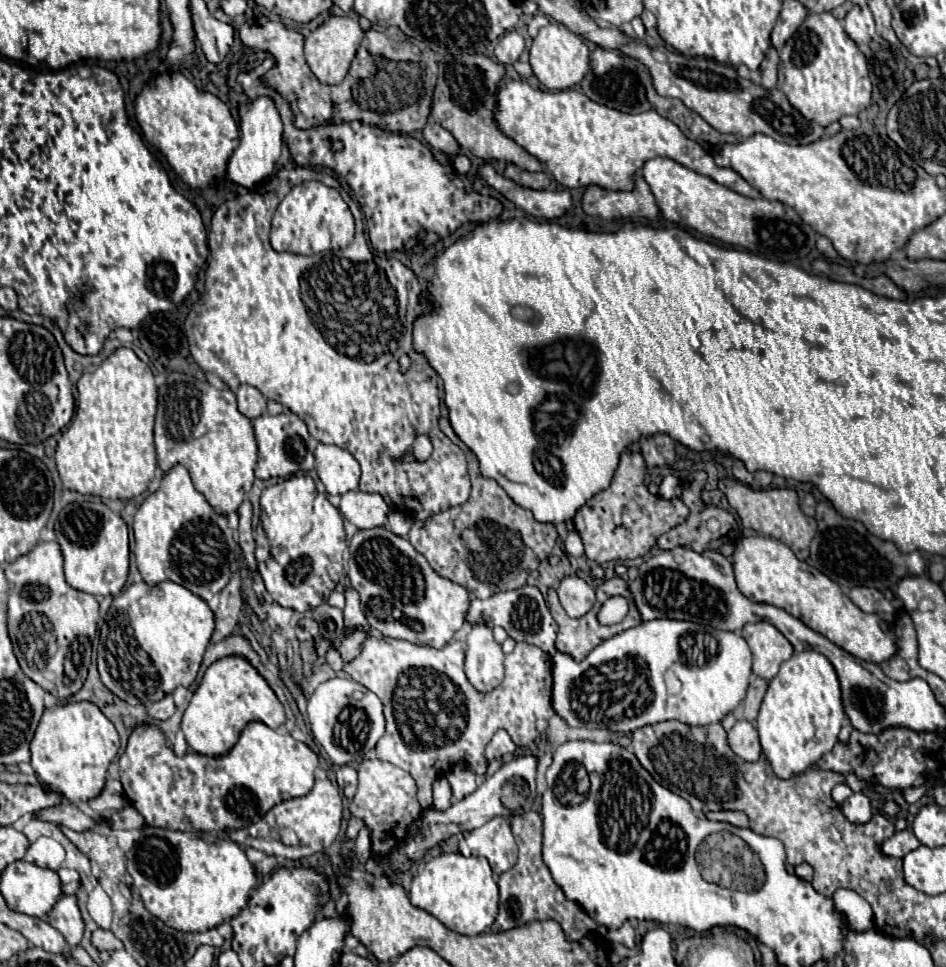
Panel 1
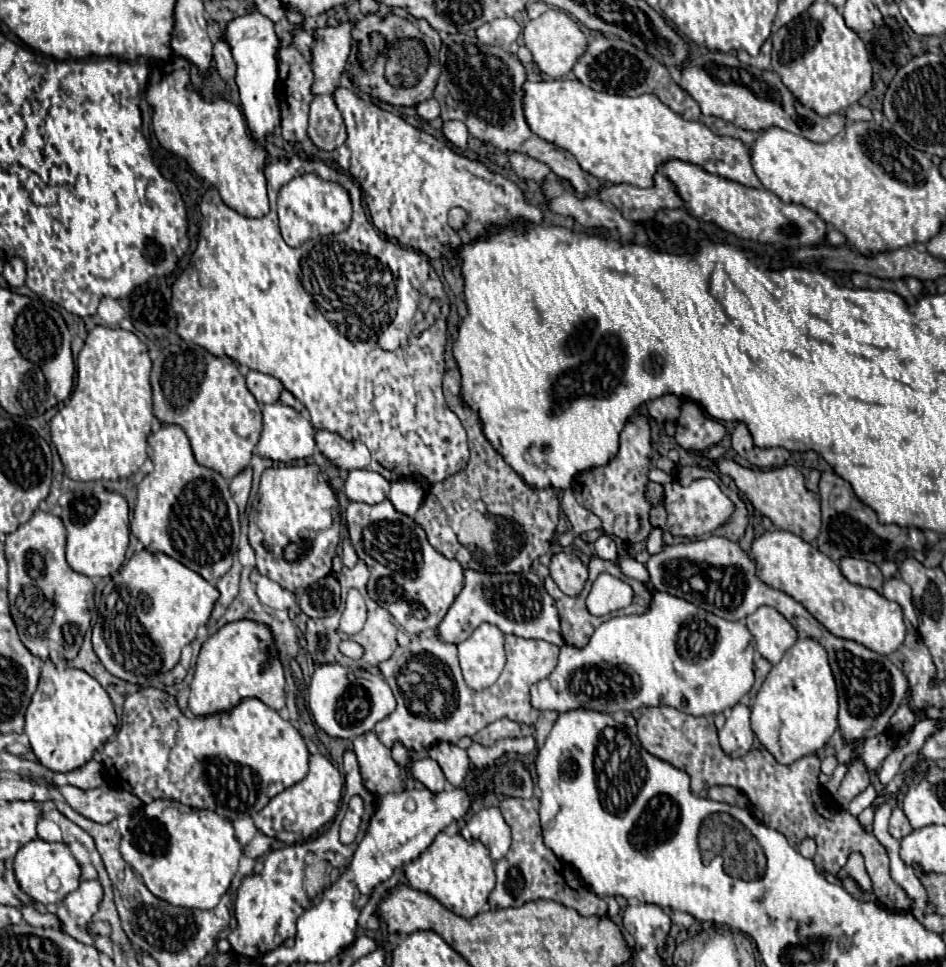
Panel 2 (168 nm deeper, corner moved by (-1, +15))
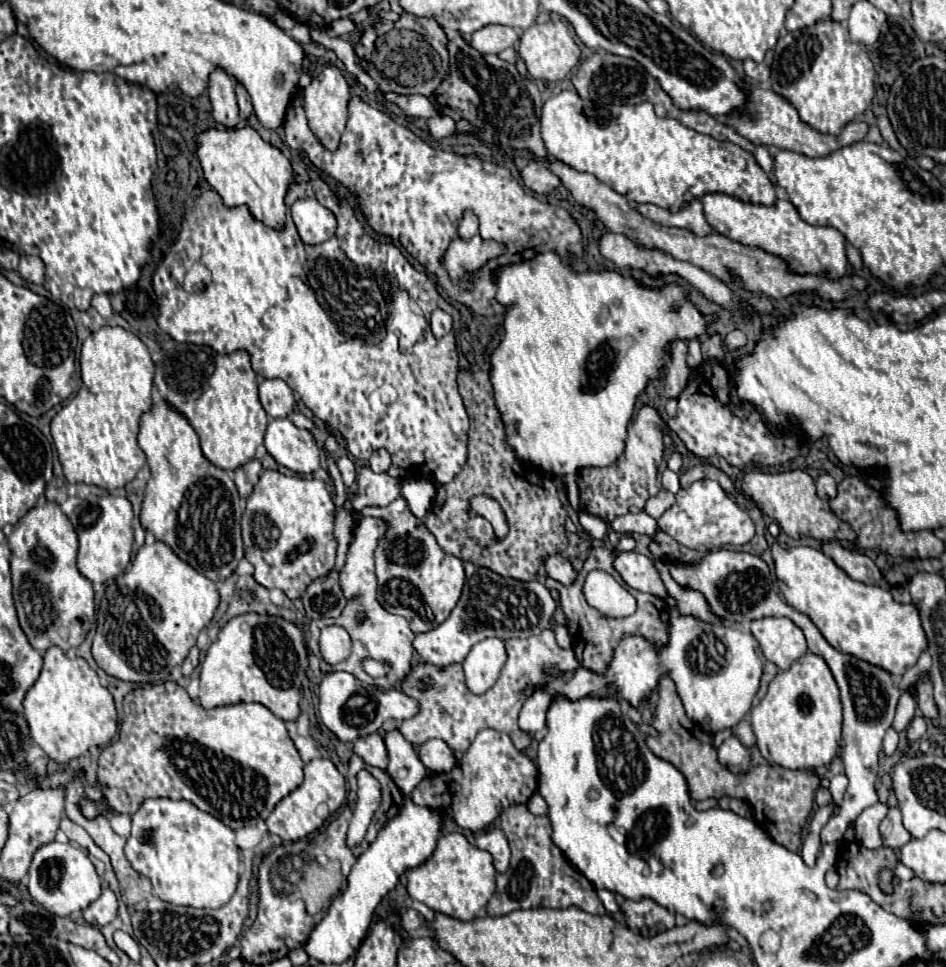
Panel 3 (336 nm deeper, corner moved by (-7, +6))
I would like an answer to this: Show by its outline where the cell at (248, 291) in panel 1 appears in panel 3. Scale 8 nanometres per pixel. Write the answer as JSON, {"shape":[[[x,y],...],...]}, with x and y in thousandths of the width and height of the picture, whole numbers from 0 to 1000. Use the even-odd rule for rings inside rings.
{"shape":[[[327,186],[327,188],[322,188],[322,190],[314,190],[314,188],[308,188],[308,190],[305,190],[305,199],[303,199],[303,205],[301,205],[301,211],[302,211],[302,214],[303,214],[303,222],[302,222],[302,224],[303,224],[303,226],[302,226],[302,228],[301,228],[301,234],[299,234],[299,236],[297,236],[297,238],[291,238],[291,236],[284,236],[284,234],[280,234],[280,232],[276,232],[276,230],[270,230],[270,225],[267,225],[267,223],[265,223],[265,221],[263,221],[263,217],[261,217],[261,215],[259,215],[259,213],[251,213],[251,215],[238,215],[238,213],[236,213],[236,209],[234,209],[234,203],[232,203],[232,201],[229,201],[229,199],[227,199],[227,196],[219,196],[219,199],[215,199],[215,203],[212,203],[212,205],[208,205],[208,207],[206,207],[206,209],[204,209],[204,211],[202,211],[202,215],[200,215],[200,217],[198,217],[198,221],[196,221],[196,228],[193,228],[193,232],[191,232],[191,240],[189,240],[189,246],[187,246],[187,250],[185,250],[185,252],[181,252],[181,256],[179,256],[179,261],[177,261],[177,265],[174,265],[174,267],[172,267],[172,271],[170,271],[170,273],[168,273],[168,277],[166,277],[166,281],[164,281],[164,285],[162,285],[162,296],[164,296],[164,302],[166,302],[166,312],[168,312],[168,327],[166,327],[166,335],[168,335],[168,339],[170,339],[170,341],[172,341],[172,343],[177,343],[177,345],[179,345],[179,347],[181,347],[181,350],[183,350],[183,352],[187,352],[187,354],[200,354],[200,356],[215,356],[215,358],[221,358],[221,360],[225,360],[225,362],[227,362],[227,364],[232,364],[232,366],[244,366],[244,364],[251,364],[251,362],[259,362],[259,364],[263,364],[263,368],[265,368],[265,378],[267,378],[267,383],[270,383],[270,385],[272,385],[272,387],[276,387],[276,389],[278,389],[278,391],[297,391],[297,393],[299,393],[299,395],[303,395],[303,399],[305,399],[305,401],[308,401],[308,403],[310,403],[310,405],[312,405],[312,407],[316,407],[316,412],[318,412],[318,414],[320,414],[320,416],[322,416],[322,420],[325,420],[325,422],[327,422],[327,424],[329,424],[329,426],[331,426],[331,428],[333,428],[333,430],[335,430],[335,432],[339,432],[339,434],[341,434],[341,436],[344,436],[344,438],[346,438],[346,441],[348,441],[348,443],[350,443],[350,445],[356,445],[356,447],[358,447],[358,449],[360,449],[360,451],[363,451],[363,453],[365,453],[365,457],[367,457],[367,465],[369,465],[369,467],[371,467],[371,469],[373,469],[373,472],[375,472],[375,474],[379,474],[379,476],[388,476],[388,474],[390,474],[390,469],[392,469],[392,467],[394,467],[394,465],[401,465],[401,463],[407,463],[407,465],[409,465],[409,467],[411,467],[411,469],[413,469],[413,476],[415,476],[415,482],[420,482],[420,484],[424,484],[424,486],[428,486],[428,488],[413,488],[413,492],[418,492],[418,494],[424,494],[424,496],[432,496],[432,494],[453,494],[453,492],[456,492],[456,494],[453,494],[453,496],[460,496],[460,498],[462,498],[462,501],[475,501],[475,498],[479,498],[479,494],[481,494],[481,492],[483,492],[483,490],[485,490],[485,488],[487,488],[487,486],[489,486],[489,482],[492,482],[492,480],[494,480],[494,472],[496,472],[496,469],[494,469],[494,447],[496,447],[496,432],[494,432],[494,426],[492,426],[492,420],[489,420],[489,414],[487,414],[487,410],[485,410],[485,405],[483,405],[483,395],[481,395],[481,391],[483,391],[483,360],[481,360],[481,345],[479,345],[479,343],[477,343],[477,345],[473,345],[473,347],[468,347],[468,350],[464,350],[464,352],[462,352],[462,350],[458,350],[458,347],[449,347],[449,350],[448,350],[448,342],[449,342],[449,340],[450,340],[450,338],[451,338],[451,337],[452,337],[452,335],[453,335],[453,331],[455,331],[455,327],[456,327],[456,324],[457,324],[457,323],[458,323],[458,321],[460,321],[460,319],[466,319],[466,321],[470,321],[470,323],[475,323],[475,325],[477,325],[477,327],[479,327],[479,331],[481,331],[481,333],[479,333],[479,341],[483,341],[483,339],[485,339],[485,335],[487,335],[487,333],[485,333],[485,323],[483,323],[483,321],[481,321],[481,319],[479,319],[479,316],[477,316],[477,314],[475,314],[475,312],[470,312],[470,310],[468,310],[468,308],[466,308],[466,304],[464,304],[464,302],[462,302],[462,294],[460,294],[460,290],[456,290],[456,287],[455,287],[455,286],[453,286],[453,285],[452,285],[452,284],[451,284],[451,283],[449,283],[449,282],[450,282],[450,281],[449,281],[449,280],[442,280],[442,279],[439,279],[439,277],[437,277],[437,275],[436,275],[436,274],[434,274],[434,273],[433,273],[433,272],[432,272],[432,270],[431,270],[431,269],[430,269],[430,267],[429,267],[429,266],[428,266],[428,265],[427,265],[427,264],[426,264],[426,263],[425,263],[425,262],[424,262],[424,260],[423,260],[423,259],[422,259],[422,257],[421,257],[421,256],[419,256],[419,255],[418,255],[418,254],[415,254],[415,252],[401,252],[401,250],[396,250],[396,248],[394,248],[394,246],[392,246],[392,244],[390,244],[390,242],[388,242],[388,240],[386,240],[386,236],[384,236],[384,232],[382,232],[382,230],[379,230],[379,228],[377,228],[377,223],[375,223],[375,217],[373,217],[373,215],[371,215],[371,213],[369,213],[369,211],[367,211],[367,209],[358,209],[358,207],[356,207],[356,205],[354,205],[354,201],[352,201],[352,199],[350,199],[350,196],[348,196],[348,194],[346,194],[346,190],[344,190],[344,188],[341,188],[341,186]],[[331,192],[333,192],[333,194],[331,194]],[[325,203],[333,203],[333,205],[335,205],[335,207],[337,207],[337,209],[341,209],[341,213],[346,213],[346,215],[348,215],[348,217],[352,217],[352,219],[354,219],[354,221],[356,221],[356,228],[358,228],[358,236],[356,236],[356,242],[354,242],[354,246],[350,246],[350,250],[344,250],[344,252],[335,252],[335,254],[322,254],[322,252],[320,252],[320,250],[318,250],[318,248],[316,248],[316,246],[314,246],[314,238],[312,238],[312,234],[310,234],[310,228],[309,228],[309,225],[308,225],[308,220],[307,220],[307,216],[308,216],[308,211],[310,211],[310,209],[312,209],[312,207],[314,207],[314,205],[325,205]],[[354,269],[356,269],[356,271],[354,271]],[[206,271],[212,271],[212,273],[217,273],[217,275],[219,275],[219,277],[221,277],[221,279],[223,279],[223,283],[225,283],[225,292],[223,292],[223,294],[221,294],[221,296],[219,296],[219,300],[217,300],[217,302],[212,302],[212,304],[200,304],[200,302],[196,302],[196,300],[193,300],[193,287],[196,287],[196,283],[198,283],[198,279],[200,279],[200,277],[202,277],[202,273],[206,273]],[[384,275],[386,275],[386,277],[384,277]],[[432,287],[434,287],[434,289],[432,289]],[[432,291],[433,291],[433,292],[432,292]],[[420,292],[424,292],[424,294],[426,294],[426,298],[428,298],[428,300],[430,300],[430,304],[432,304],[432,308],[434,308],[434,312],[432,312],[432,321],[434,321],[434,325],[441,325],[441,333],[439,333],[439,331],[432,331],[432,333],[418,333],[418,335],[415,335],[415,321],[413,321],[413,319],[415,319],[415,312],[418,312],[418,306],[420,306]],[[418,339],[420,339],[420,341],[422,341],[422,343],[420,343],[420,345],[418,345]],[[415,345],[418,345],[418,347],[421,347],[421,350],[422,350],[422,361],[423,361],[423,363],[424,363],[424,364],[431,364],[431,363],[432,363],[432,366],[424,366],[424,364],[422,364],[422,362],[420,362],[420,350],[415,350]],[[444,353],[445,353],[445,354],[444,354]],[[440,355],[441,355],[441,358],[438,358],[438,357],[439,357],[439,356],[440,356]],[[436,360],[437,360],[437,362],[436,362]],[[413,403],[415,403],[415,405],[413,405]],[[434,488],[447,488],[447,490],[434,490]]]}

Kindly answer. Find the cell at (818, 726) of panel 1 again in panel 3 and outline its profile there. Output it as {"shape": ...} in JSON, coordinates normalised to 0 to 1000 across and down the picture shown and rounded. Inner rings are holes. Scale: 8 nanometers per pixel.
{"shape":[[[851,674],[834,693],[823,695],[813,707],[811,720],[794,734],[794,751],[807,784],[834,796],[876,790],[887,774],[890,744],[890,729],[881,697],[874,685],[859,674]]]}

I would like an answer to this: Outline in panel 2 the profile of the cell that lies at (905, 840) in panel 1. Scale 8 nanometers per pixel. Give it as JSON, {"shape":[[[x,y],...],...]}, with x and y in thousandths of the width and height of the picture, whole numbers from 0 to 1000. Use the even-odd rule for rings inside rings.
{"shape":[[[944,835],[944,841],[942,841],[942,847],[940,847],[940,861],[946,866],[946,868],[955,868],[957,863],[961,863],[965,857],[957,845],[957,841],[950,837],[950,835]]]}

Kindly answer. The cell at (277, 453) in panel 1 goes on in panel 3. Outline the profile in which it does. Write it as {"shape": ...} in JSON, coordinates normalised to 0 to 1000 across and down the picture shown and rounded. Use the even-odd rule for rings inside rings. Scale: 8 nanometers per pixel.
{"shape":[[[291,432],[282,441],[280,463],[293,480],[316,488],[329,490],[337,486],[339,465],[327,445],[314,443],[305,432]]]}

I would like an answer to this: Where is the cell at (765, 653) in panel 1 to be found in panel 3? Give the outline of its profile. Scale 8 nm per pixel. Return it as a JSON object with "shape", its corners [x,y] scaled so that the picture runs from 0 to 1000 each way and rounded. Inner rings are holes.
{"shape":[[[804,639],[794,643],[794,656],[800,660],[807,678],[832,693],[853,674],[849,654],[834,639]]]}

